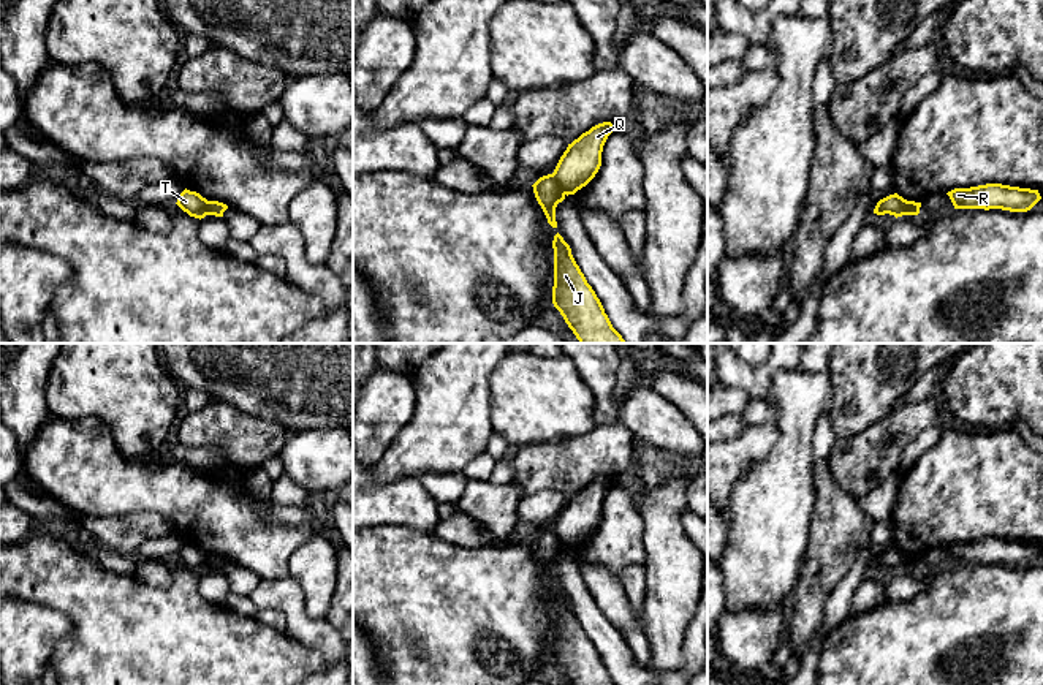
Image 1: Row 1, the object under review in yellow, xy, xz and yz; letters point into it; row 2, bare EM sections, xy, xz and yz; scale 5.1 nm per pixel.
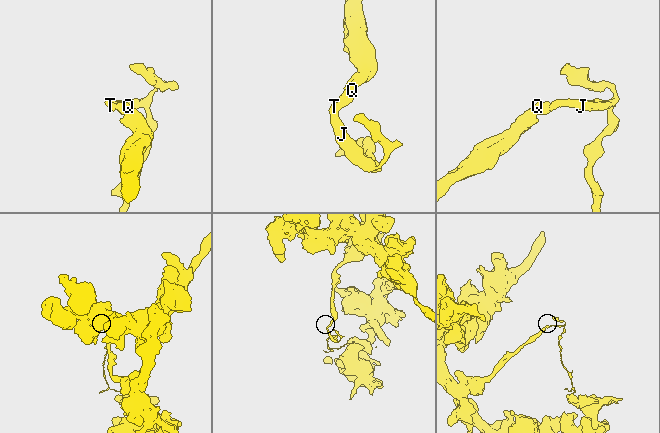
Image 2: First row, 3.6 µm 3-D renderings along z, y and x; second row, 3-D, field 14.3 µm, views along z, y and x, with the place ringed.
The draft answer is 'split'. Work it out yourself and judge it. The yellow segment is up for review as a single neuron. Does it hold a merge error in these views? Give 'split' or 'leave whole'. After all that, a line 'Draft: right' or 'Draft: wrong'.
split
Draft: right

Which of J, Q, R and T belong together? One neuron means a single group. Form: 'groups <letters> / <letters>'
groups J R T / Q

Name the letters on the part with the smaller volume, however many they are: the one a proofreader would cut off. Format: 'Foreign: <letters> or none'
Foreign: J, R, T

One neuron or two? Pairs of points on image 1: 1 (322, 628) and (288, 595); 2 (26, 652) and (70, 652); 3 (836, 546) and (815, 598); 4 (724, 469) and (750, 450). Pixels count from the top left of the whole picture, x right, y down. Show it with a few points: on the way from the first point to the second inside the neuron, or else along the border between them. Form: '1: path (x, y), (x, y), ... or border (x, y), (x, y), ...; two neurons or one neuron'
1: path (311, 627), (293, 606); one neuron
2: border (67, 617), (72, 628), (57, 641), (48, 663); two neurons
3: path (828, 559), (815, 586); one neuron
4: path (730, 462), (744, 450); one neuron

